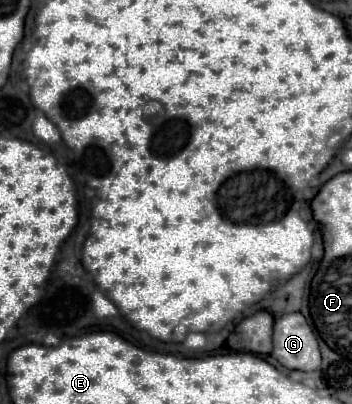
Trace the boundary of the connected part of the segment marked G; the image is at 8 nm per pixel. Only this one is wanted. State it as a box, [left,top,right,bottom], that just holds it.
[273,312,321,370]

